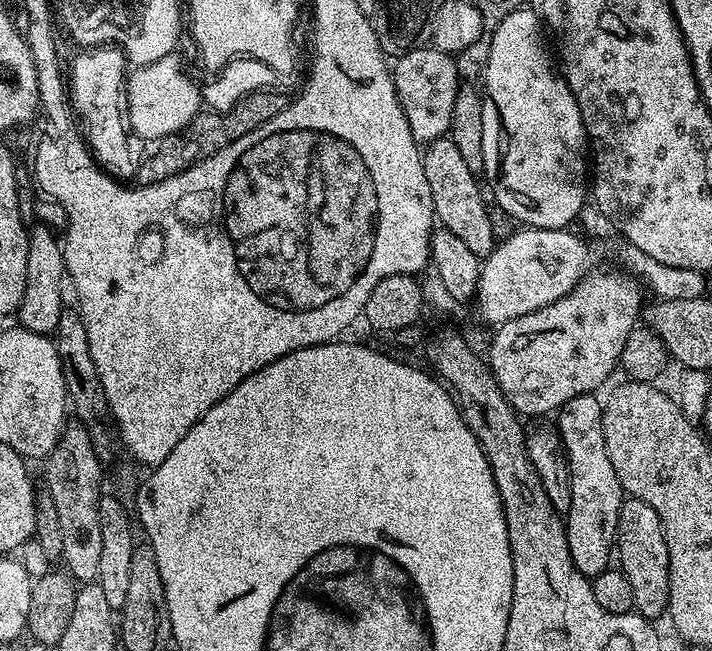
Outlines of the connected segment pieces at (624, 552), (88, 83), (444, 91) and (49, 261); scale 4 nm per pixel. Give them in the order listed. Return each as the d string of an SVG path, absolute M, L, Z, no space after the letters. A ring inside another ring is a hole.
M625 498L622 502L622 506L620 507L620 513L618 514L618 530L616 531L616 546L614 552L618 557L619 571L623 572L624 577L626 577L626 579L630 582L630 590L634 590L635 611L646 620L651 620L653 622L659 621L659 616L663 617L665 613L667 613L668 603L670 602L670 554L668 553L668 547L666 546L666 534L662 530L660 515L658 514L658 510L654 510L654 506L650 506L646 502L642 502L641 500L637 500L635 498Z
M88 46L72 60L70 68L70 99L75 115L82 125L86 143L95 159L105 172L113 178L135 177L137 161L132 160L132 144L128 141L130 129L126 123L126 57L116 46Z
M421 46L403 53L392 68L392 81L398 102L418 142L437 140L449 135L450 114L454 114L454 98L462 83L460 72L452 60L455 59L447 52L440 52L431 46Z
M37 223L29 231L28 249L26 250L26 290L22 290L22 302L18 309L19 327L28 331L36 331L48 336L55 333L58 318L66 311L64 304L64 284L66 288L66 273L64 270L64 250L62 240L53 229L44 223Z

